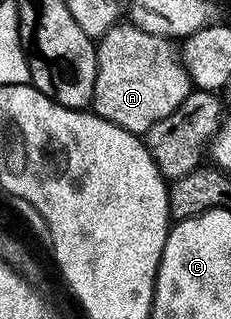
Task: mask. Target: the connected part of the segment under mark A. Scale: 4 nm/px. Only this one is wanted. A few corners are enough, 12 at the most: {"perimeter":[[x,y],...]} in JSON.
{"perimeter":[[118,22],[92,110],[138,137],[189,98],[172,39]]}

